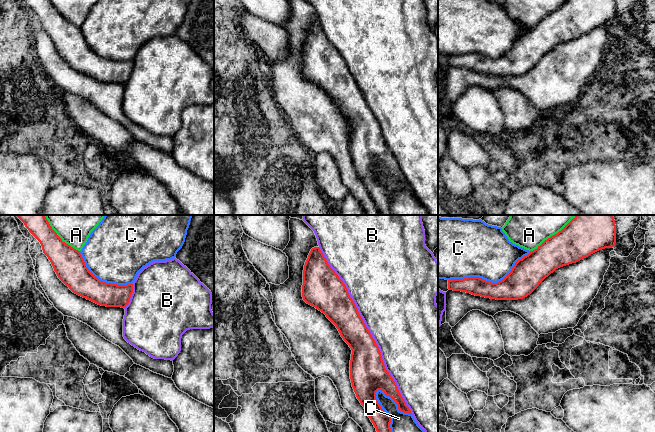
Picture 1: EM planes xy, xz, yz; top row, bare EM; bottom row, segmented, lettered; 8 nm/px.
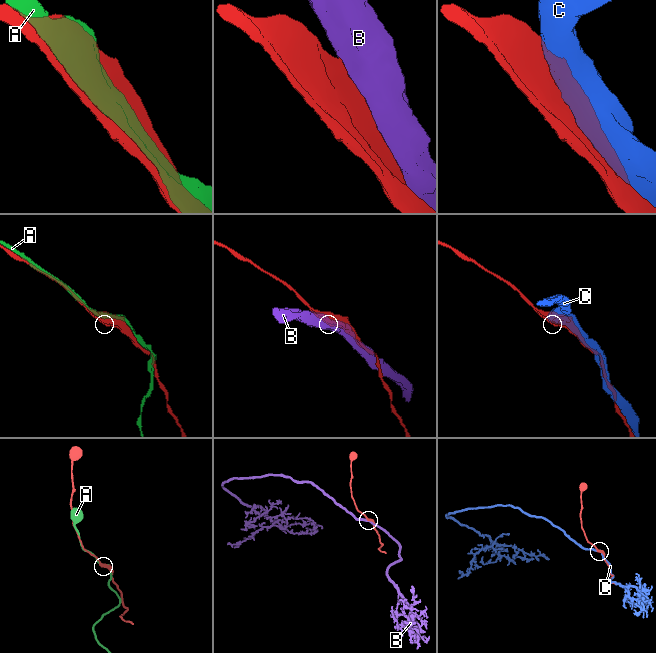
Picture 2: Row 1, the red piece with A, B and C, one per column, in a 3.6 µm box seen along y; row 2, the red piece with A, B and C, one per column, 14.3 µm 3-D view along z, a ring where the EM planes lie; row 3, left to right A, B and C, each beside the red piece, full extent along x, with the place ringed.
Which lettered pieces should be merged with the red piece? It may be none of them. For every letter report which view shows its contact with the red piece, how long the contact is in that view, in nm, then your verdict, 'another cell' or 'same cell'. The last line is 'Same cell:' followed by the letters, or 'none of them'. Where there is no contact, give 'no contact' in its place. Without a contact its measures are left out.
A: yz | 380 nm | another cell
B: xz | 1550 nm | another cell
C: xz | 420 nm | same cell
Same cell: C

